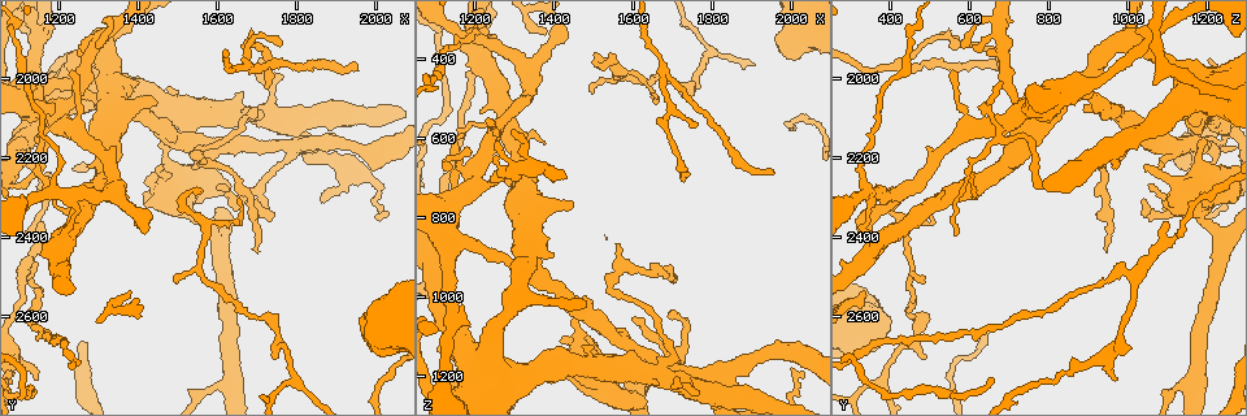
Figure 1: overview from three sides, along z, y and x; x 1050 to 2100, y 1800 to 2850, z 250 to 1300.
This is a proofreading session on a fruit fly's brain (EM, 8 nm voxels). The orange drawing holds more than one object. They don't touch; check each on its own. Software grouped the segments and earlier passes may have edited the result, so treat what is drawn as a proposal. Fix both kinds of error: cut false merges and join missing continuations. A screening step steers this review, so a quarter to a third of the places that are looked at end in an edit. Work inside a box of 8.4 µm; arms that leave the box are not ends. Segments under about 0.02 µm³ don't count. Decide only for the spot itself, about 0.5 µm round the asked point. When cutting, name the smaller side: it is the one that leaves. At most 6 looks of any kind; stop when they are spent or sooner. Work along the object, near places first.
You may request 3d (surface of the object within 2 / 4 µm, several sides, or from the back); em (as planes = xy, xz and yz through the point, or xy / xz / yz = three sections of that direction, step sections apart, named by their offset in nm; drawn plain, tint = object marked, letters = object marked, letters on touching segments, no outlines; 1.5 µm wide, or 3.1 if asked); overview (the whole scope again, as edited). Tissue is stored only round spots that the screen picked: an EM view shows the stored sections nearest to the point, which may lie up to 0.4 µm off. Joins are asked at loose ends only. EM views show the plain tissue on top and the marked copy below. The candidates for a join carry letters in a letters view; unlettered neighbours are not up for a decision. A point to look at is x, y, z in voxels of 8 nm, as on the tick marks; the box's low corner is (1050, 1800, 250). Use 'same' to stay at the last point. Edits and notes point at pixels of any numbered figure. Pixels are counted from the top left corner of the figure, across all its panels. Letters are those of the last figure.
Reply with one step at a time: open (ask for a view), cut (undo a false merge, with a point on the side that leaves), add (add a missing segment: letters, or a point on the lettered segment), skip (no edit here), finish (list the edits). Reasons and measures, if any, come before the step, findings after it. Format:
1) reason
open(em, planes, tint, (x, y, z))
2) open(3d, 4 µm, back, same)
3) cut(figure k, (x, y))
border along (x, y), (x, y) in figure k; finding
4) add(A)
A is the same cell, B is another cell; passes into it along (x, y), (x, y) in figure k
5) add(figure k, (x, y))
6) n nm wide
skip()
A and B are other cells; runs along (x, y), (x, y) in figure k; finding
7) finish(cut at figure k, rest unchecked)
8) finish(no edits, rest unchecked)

abrupt turn
open(3d, 2 µm, (1545, 2190, 975))

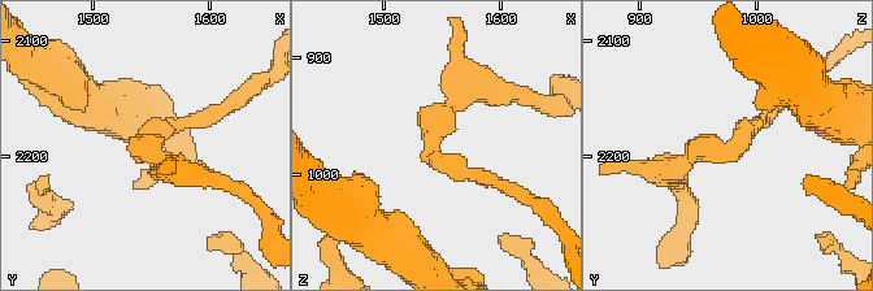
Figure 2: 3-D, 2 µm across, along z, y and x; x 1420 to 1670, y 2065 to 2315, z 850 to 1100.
now the EM
open(em, yz, step 4, letters, (1546, 2188, 974))

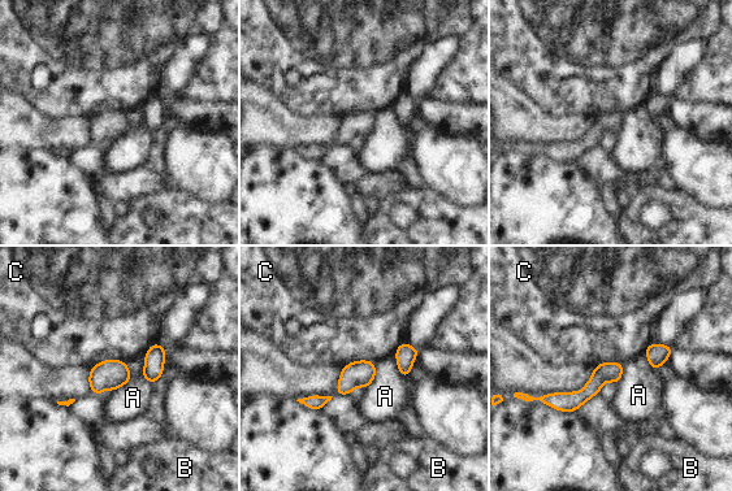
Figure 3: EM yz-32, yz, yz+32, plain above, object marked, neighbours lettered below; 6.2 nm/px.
skip()
A, B and C are other cells; border along (128, 364), (131, 377), (113, 391) in figure 3; continuous, no second neuron

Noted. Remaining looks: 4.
open(em, xz, step 8, tint, (1180, 2120, 685))

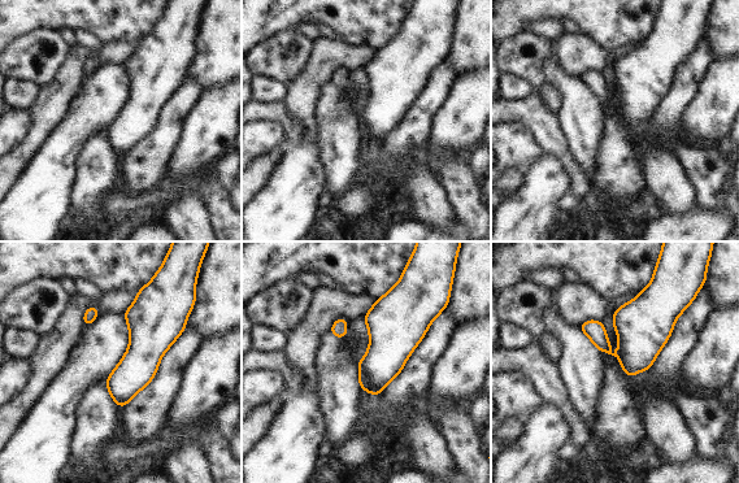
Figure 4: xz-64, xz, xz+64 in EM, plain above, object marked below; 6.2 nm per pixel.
open(em, planes, letters, same)

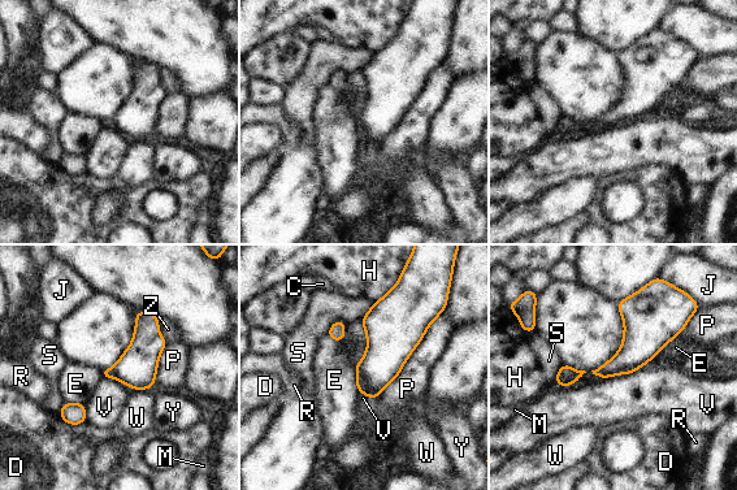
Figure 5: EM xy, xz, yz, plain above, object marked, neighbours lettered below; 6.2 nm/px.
120 nm wide
cut(figure 5, (387, 350))
C, D, E, H, J, M, P, R, S, V, W, Y and Z are other cells; border along (360, 360), (362, 393) in figure 5; two neurons meet here

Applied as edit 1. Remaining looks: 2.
finish(cut at figure 5, rest unchecked)

